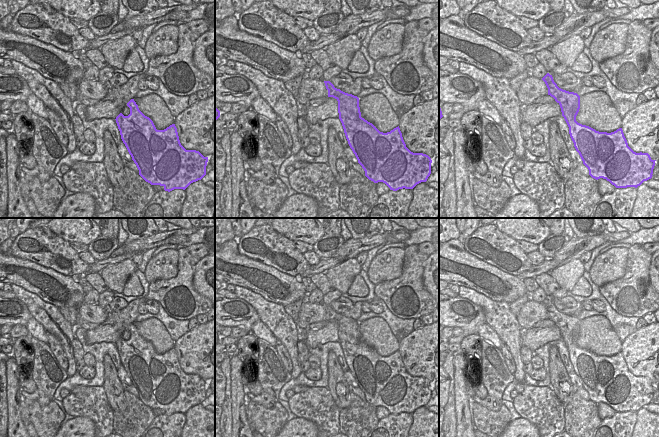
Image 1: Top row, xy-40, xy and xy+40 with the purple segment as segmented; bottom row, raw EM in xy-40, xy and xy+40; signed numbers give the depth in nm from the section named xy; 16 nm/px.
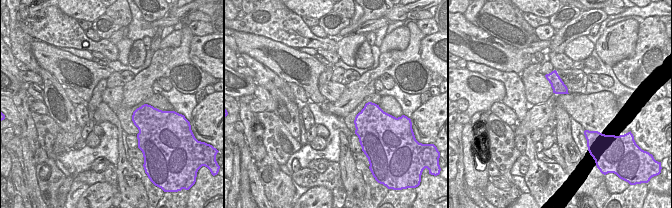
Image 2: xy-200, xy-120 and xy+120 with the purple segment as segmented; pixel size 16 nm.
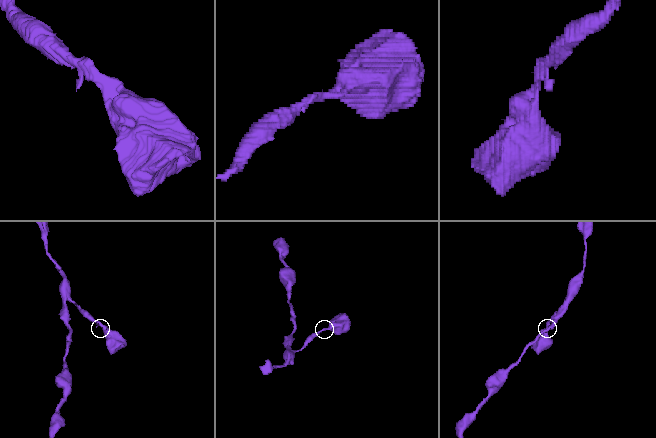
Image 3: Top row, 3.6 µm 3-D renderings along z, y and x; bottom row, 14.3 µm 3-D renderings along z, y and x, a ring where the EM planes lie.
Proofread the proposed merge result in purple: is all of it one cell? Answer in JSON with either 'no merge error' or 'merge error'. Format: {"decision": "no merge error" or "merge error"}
{"decision": "no merge error"}

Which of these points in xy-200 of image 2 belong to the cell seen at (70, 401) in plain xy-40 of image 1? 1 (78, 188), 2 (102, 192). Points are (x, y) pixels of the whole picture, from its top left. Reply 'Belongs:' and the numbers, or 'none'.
Belongs: none

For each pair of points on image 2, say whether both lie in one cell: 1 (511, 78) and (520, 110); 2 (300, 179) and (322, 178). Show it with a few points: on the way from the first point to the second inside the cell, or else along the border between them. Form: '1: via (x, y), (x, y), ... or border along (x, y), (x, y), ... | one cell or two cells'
1: via (514, 86), (517, 102) | one cell
2: via (305, 178), (317, 178) | one cell

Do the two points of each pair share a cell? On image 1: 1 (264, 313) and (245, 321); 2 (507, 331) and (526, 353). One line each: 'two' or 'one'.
1: two
2: two

